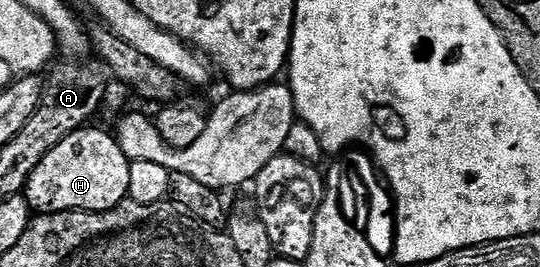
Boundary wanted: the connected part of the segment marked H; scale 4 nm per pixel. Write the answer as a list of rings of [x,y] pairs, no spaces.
[[[85,126],[62,138],[28,176],[22,195],[31,211],[46,212],[105,212],[128,199],[132,161],[122,154],[122,146],[111,131]]]

